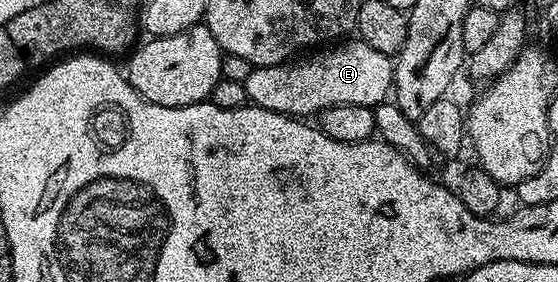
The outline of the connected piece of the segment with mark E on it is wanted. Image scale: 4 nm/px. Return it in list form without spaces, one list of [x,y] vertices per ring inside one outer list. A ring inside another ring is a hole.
[[[350,39],[311,51],[284,64],[251,67],[245,83],[247,101],[255,108],[295,118],[314,118],[332,106],[351,104],[373,108],[383,103],[392,92],[394,60],[380,54],[380,50],[372,50],[372,46],[363,40]]]

